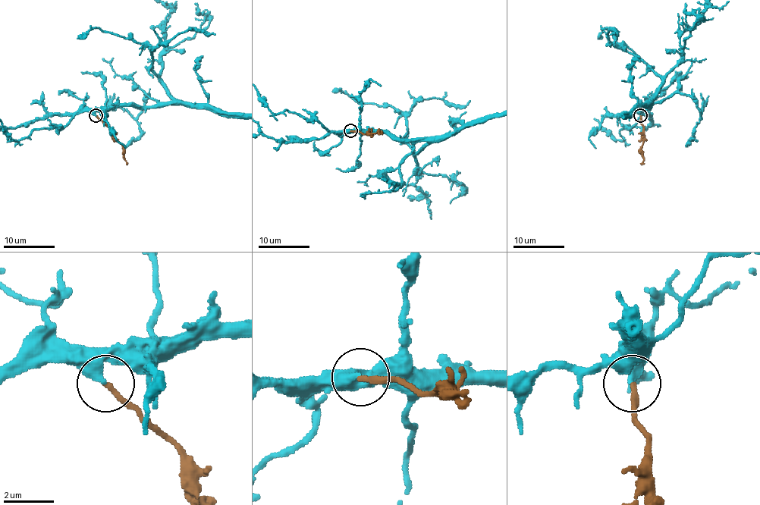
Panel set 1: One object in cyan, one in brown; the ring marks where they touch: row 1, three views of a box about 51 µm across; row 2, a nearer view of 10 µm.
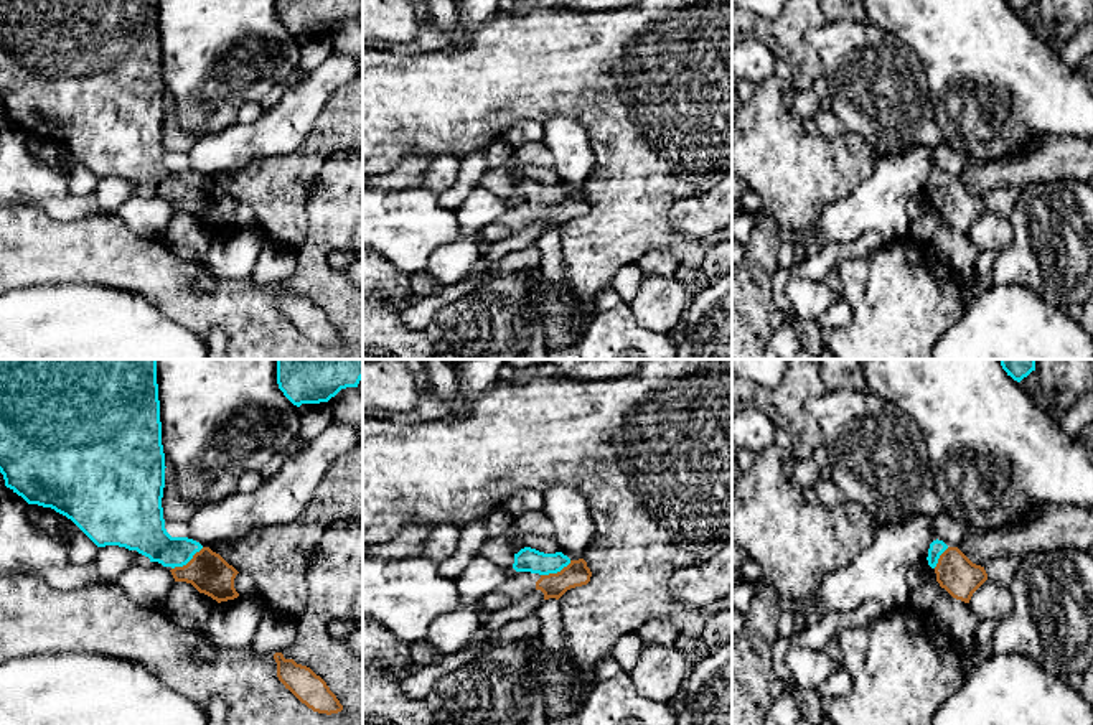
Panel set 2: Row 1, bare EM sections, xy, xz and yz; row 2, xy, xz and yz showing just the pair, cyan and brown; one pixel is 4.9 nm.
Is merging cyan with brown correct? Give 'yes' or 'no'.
yes

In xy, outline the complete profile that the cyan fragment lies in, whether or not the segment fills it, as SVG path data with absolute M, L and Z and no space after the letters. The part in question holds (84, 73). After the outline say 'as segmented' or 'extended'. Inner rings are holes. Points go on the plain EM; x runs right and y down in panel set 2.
M0 0L0 104L5 117L21 127L28 135L51 138L71 150L97 178L119 176L170 198L175 213L191 214L218 234L234 231L239 224L234 209L239 204L219 185L188 168L171 168L165 160L163 150L163 119L165 119L165 84L162 76L162 53L157 0Z | extended

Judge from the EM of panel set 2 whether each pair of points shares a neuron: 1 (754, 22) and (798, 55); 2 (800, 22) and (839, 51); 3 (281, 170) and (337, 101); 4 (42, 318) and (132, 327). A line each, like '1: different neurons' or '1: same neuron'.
1: same neuron
2: different neurons
3: same neuron
4: same neuron

